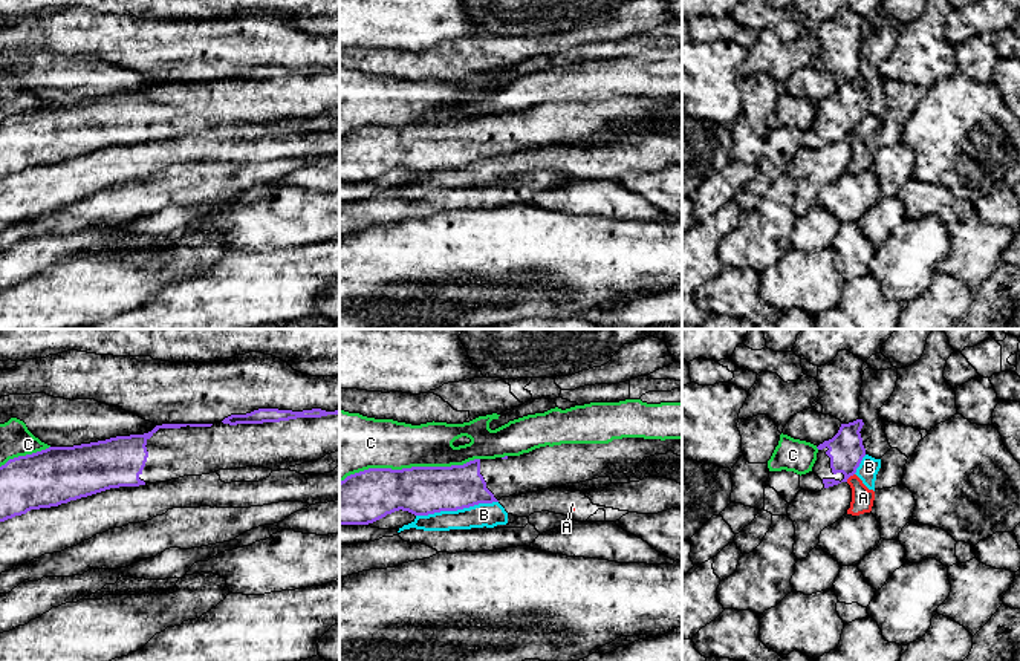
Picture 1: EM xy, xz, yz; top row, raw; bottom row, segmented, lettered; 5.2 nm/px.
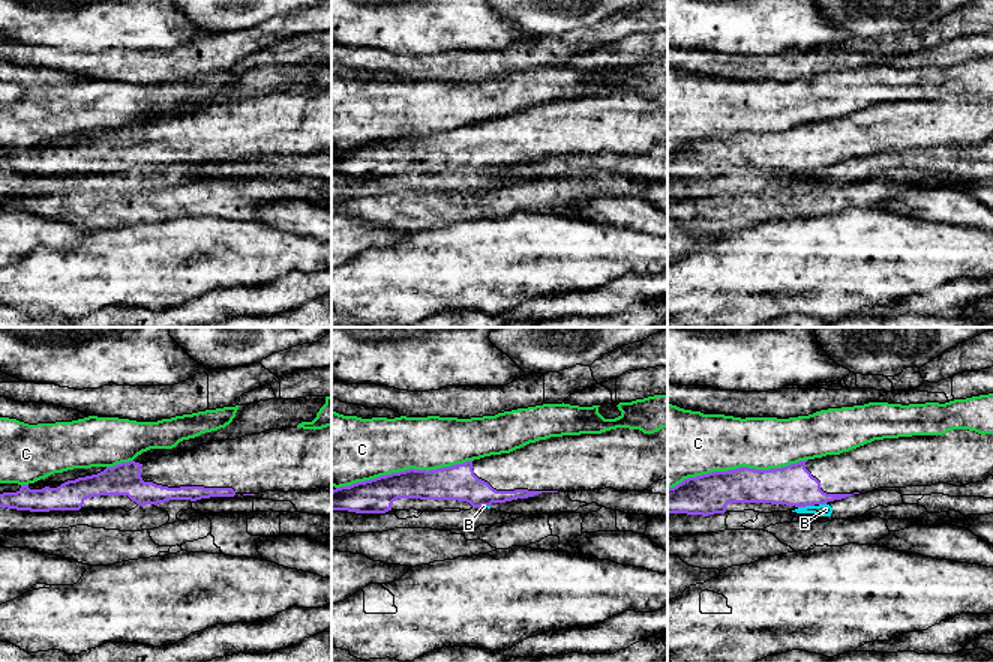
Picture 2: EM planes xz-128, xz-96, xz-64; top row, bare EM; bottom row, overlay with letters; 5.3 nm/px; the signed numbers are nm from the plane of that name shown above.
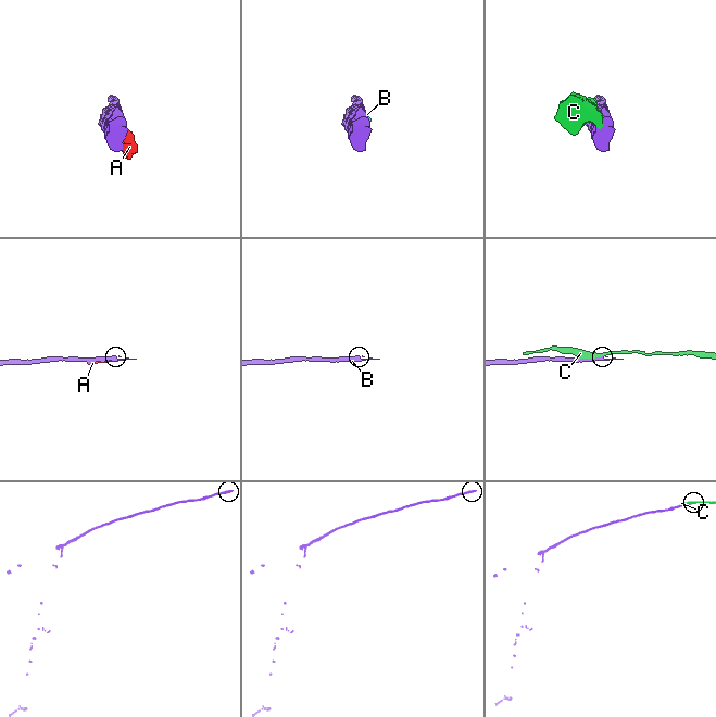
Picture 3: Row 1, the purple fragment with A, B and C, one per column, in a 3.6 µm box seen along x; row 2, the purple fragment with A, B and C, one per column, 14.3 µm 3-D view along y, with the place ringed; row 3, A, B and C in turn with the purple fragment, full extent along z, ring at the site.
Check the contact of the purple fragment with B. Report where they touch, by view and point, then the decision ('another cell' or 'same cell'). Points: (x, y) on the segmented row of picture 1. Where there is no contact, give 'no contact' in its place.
contact xz (456, 510); another cell

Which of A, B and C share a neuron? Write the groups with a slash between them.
A B / C

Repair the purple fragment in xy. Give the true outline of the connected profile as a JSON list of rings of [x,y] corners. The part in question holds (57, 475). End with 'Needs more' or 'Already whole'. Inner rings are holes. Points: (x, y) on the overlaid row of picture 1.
[[[258,409],[214,424],[162,424],[144,435],[46,450],[0,467],[0,522],[110,488],[219,470],[287,470],[339,451],[339,409]]]. Needs more

